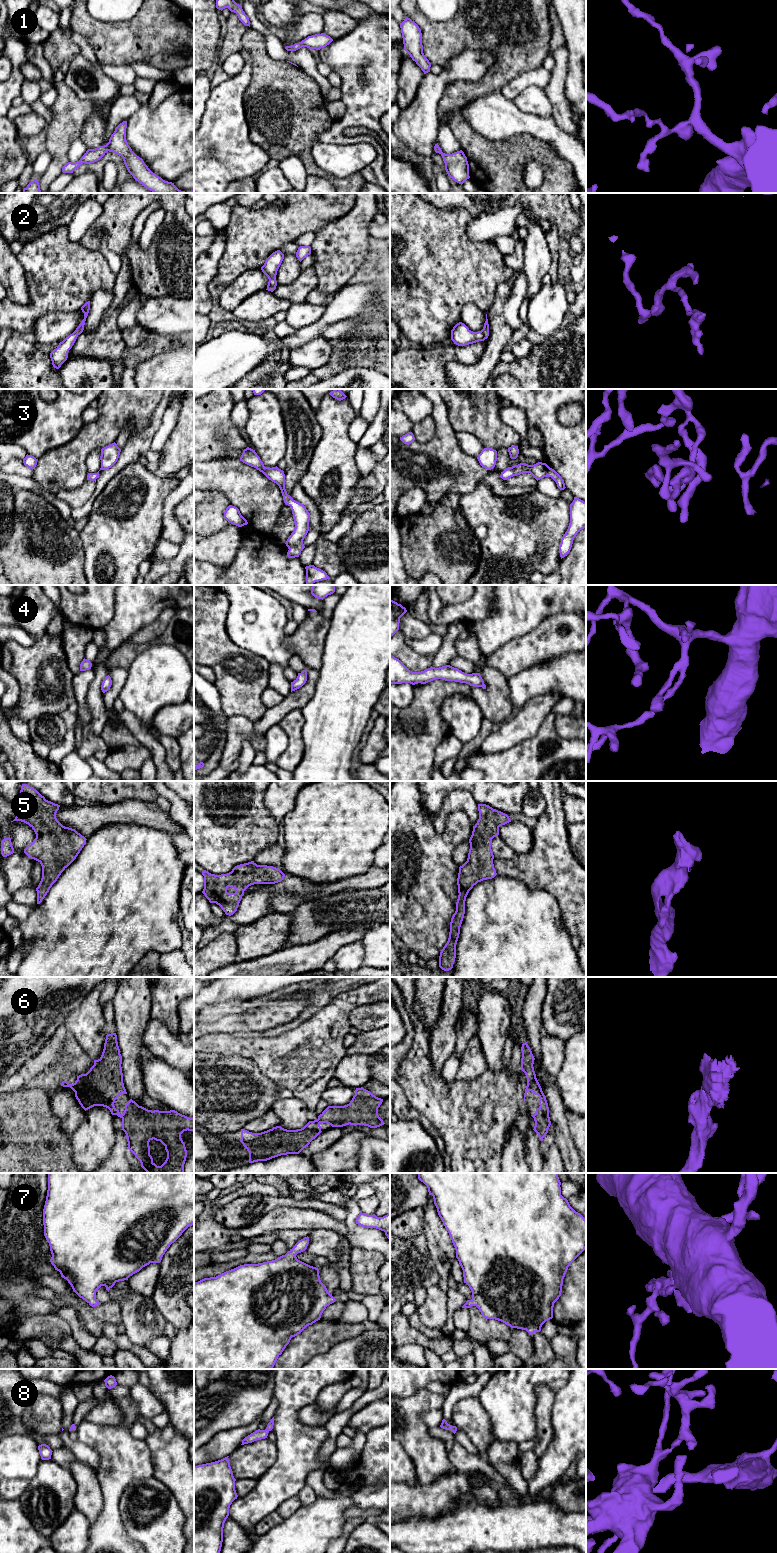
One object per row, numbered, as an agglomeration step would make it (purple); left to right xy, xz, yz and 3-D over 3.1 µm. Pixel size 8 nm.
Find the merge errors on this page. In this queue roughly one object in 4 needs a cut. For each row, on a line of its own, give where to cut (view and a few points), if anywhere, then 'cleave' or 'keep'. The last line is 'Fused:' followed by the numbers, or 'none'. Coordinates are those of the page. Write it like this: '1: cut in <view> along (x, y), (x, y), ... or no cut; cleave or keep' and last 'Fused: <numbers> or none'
1: no cut; keep
2: no cut; keep
3: no cut; keep
4: no cut; keep
5: no cut; keep
6: no cut; keep
7: no cut; keep
8: no cut; keep
Fused: none

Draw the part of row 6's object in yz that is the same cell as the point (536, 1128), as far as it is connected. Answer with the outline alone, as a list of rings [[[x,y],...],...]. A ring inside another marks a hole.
[[[527,1042],[522,1044],[521,1047],[522,1058],[521,1058],[521,1070],[525,1073],[527,1078],[527,1086],[524,1093],[524,1102],[525,1097],[528,1091],[531,1091],[533,1094],[538,1095],[539,1107],[536,1109],[534,1115],[531,1115],[534,1118],[535,1126],[534,1131],[538,1134],[539,1138],[543,1141],[543,1138],[548,1133],[548,1129],[551,1125],[550,1117],[549,1117],[549,1107],[546,1100],[546,1097],[542,1091],[542,1088],[536,1078],[536,1074],[534,1071],[534,1056]]]

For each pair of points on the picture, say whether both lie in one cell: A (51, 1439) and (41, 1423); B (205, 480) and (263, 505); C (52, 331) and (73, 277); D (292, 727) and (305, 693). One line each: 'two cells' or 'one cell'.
A: two cells
B: one cell
C: two cells
D: two cells

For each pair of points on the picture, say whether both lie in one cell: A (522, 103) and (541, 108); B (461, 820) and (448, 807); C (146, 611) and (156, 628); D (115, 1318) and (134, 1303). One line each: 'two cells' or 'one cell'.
A: one cell
B: two cells
C: two cells
D: two cells

